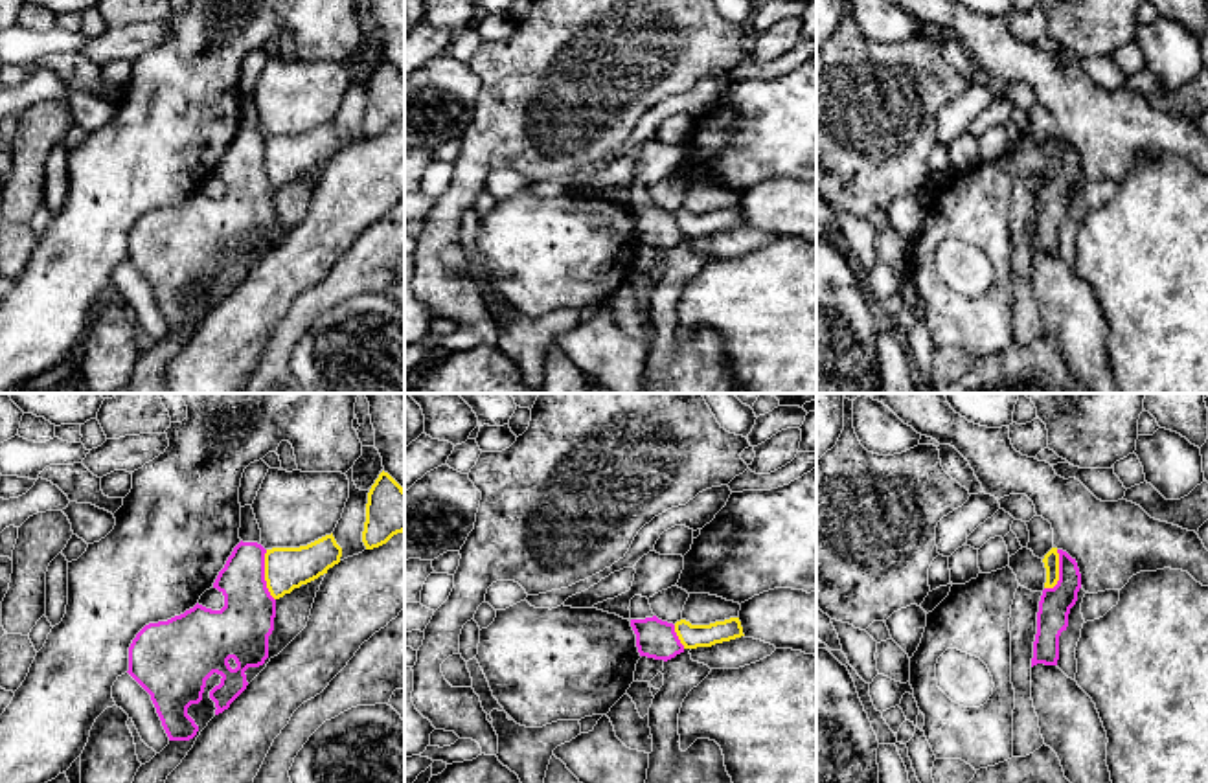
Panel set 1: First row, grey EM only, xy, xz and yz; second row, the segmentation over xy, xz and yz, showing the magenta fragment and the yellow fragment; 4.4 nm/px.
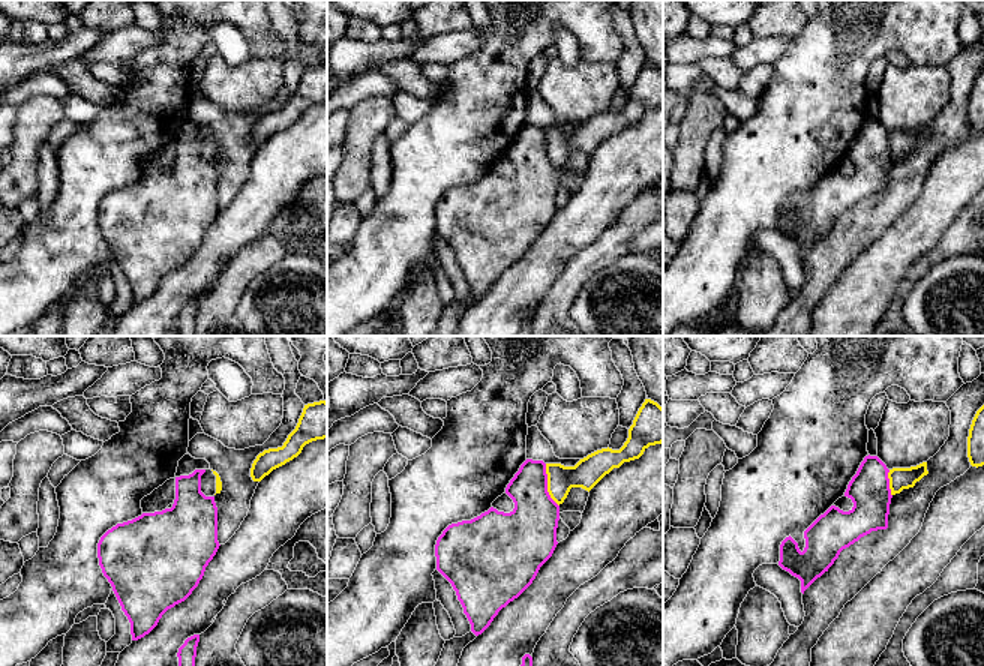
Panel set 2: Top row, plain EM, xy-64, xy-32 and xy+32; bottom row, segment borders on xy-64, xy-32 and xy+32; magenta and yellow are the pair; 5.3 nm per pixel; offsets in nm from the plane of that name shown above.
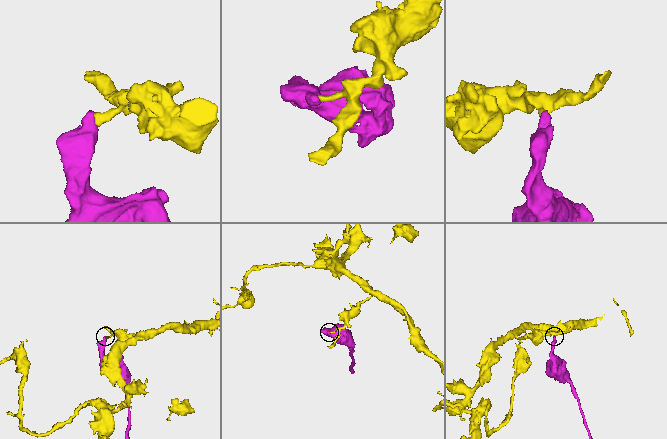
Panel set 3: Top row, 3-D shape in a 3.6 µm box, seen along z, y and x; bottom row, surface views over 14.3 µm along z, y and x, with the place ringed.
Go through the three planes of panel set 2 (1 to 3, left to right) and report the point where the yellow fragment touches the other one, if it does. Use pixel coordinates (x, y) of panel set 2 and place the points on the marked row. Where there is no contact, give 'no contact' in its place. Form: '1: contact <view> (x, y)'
1: no contact
2: contact xy-32 (546, 485)
3: contact xy+32 (888, 483)

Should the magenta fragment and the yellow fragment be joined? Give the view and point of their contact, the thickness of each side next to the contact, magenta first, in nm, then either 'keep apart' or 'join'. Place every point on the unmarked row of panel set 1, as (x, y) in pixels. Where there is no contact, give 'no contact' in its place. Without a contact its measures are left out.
meets magenta in xy at (263, 164); 240 nm thick on the magenta side, 190 nm on the other; keep apart

